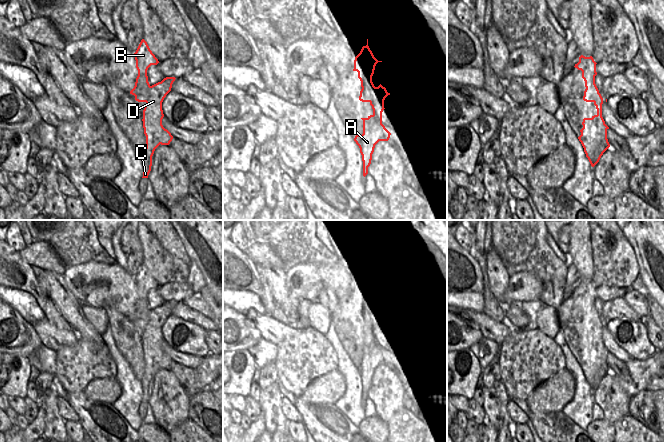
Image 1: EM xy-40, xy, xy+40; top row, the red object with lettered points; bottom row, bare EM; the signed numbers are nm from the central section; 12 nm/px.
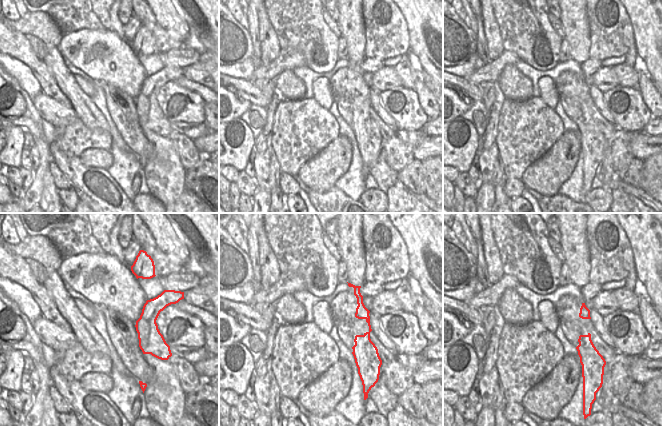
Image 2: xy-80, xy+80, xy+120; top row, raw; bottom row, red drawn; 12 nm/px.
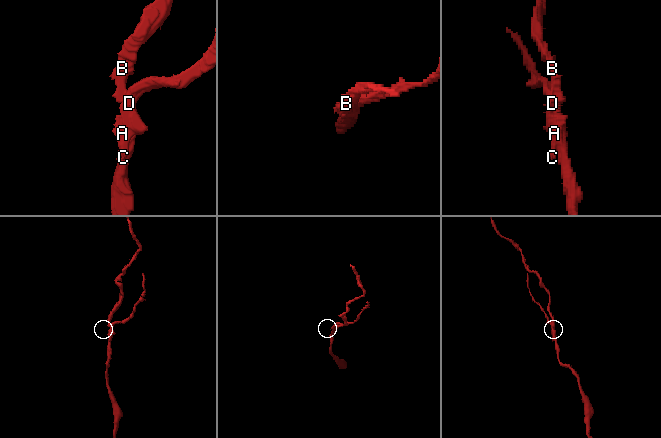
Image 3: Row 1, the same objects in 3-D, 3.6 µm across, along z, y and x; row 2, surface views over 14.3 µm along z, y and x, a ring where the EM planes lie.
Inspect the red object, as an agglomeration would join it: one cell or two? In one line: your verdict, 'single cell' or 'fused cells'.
fused cells

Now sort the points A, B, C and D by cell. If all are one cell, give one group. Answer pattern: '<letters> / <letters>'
A B C / D

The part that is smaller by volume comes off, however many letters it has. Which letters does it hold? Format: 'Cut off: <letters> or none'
Cut off: D.

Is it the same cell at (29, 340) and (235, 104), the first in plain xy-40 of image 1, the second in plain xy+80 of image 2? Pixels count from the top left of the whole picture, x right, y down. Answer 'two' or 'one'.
one

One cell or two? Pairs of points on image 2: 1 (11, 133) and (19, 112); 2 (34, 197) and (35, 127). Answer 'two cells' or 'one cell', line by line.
1: two cells
2: one cell

